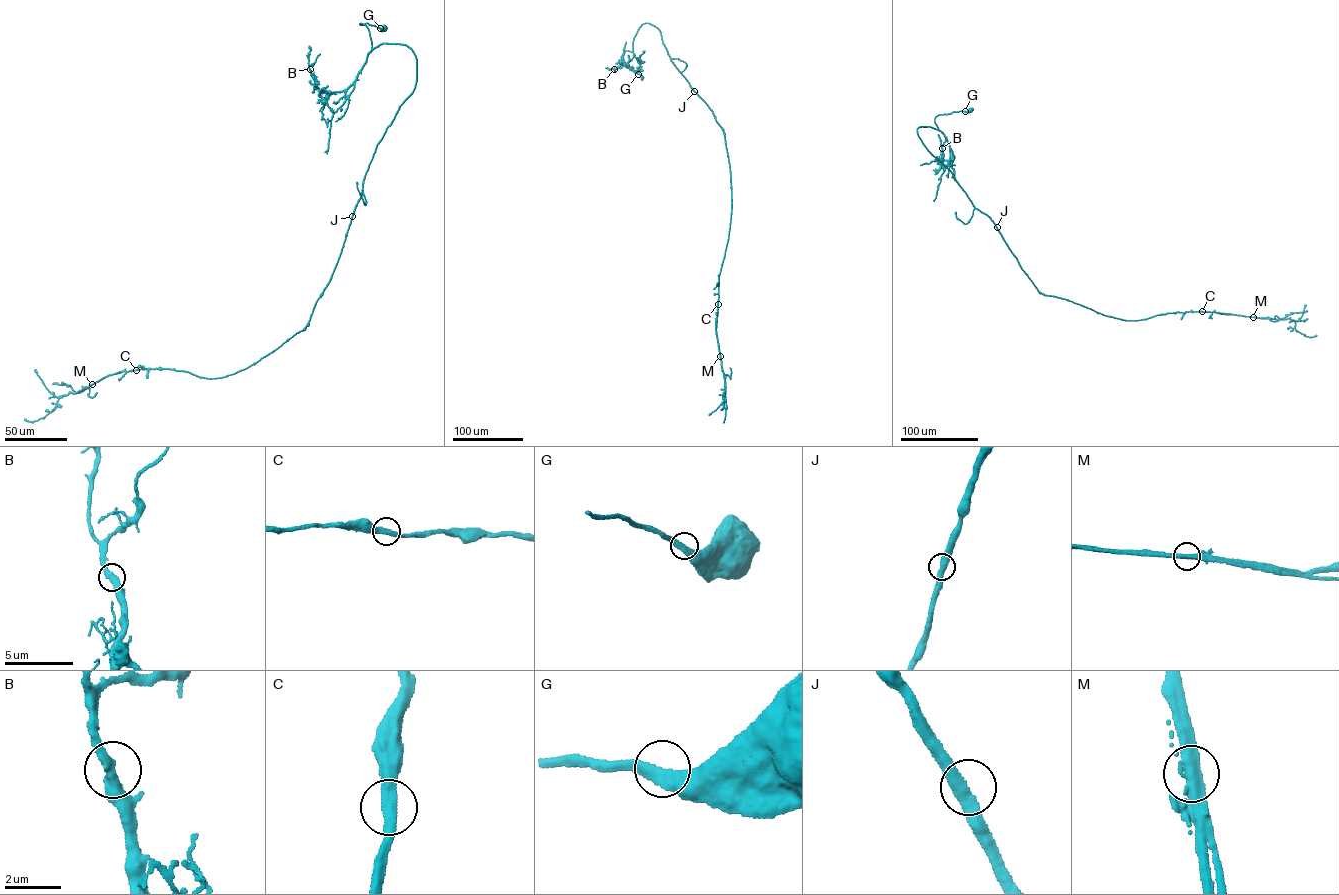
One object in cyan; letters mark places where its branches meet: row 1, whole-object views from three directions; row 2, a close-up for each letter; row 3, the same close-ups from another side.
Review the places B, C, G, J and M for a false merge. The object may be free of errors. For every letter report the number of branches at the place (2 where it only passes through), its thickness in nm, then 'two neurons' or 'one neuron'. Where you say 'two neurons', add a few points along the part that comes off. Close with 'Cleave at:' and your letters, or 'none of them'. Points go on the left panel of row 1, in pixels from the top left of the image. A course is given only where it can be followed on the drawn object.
B: 2 branches meet; 420 nm thick; one neuron
C: 2 branches meet; 400 nm thick; one neuron
G: 2 branches meet; 420 nm thick; one neuron
J: 2 branches meet; 440 nm thick; one neuron
M: 2 branches meet; 420 nm thick; two neurons; foreign part runs (92, 384), (77, 393), (66, 384), (53, 384)
Cleave at: M

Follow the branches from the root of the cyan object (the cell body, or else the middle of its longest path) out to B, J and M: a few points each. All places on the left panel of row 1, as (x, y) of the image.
B: (384, 29), (359, 23), (368, 29), (371, 49), (354, 83), (345, 89), (328, 94), (320, 91), (310, 69)
J: (384, 29), (359, 24), (368, 29), (372, 49), (385, 43), (411, 49), (416, 82), (377, 144), (352, 216)
M: (384, 29), (359, 24), (372, 49), (411, 49), (416, 82), (307, 326), (225, 377), (148, 368), (92, 384)

